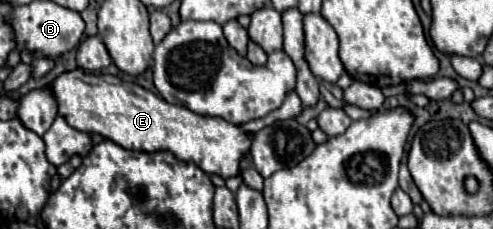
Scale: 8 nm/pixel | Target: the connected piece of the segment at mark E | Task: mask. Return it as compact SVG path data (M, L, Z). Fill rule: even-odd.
M76 69L54 79L50 89L58 99L60 115L64 115L74 129L98 133L124 149L144 153L170 151L176 159L196 163L204 173L220 175L222 179L238 177L240 159L250 157L252 135L238 125L220 117L192 113L184 105L172 105L138 83L126 83L114 75L94 75Z

